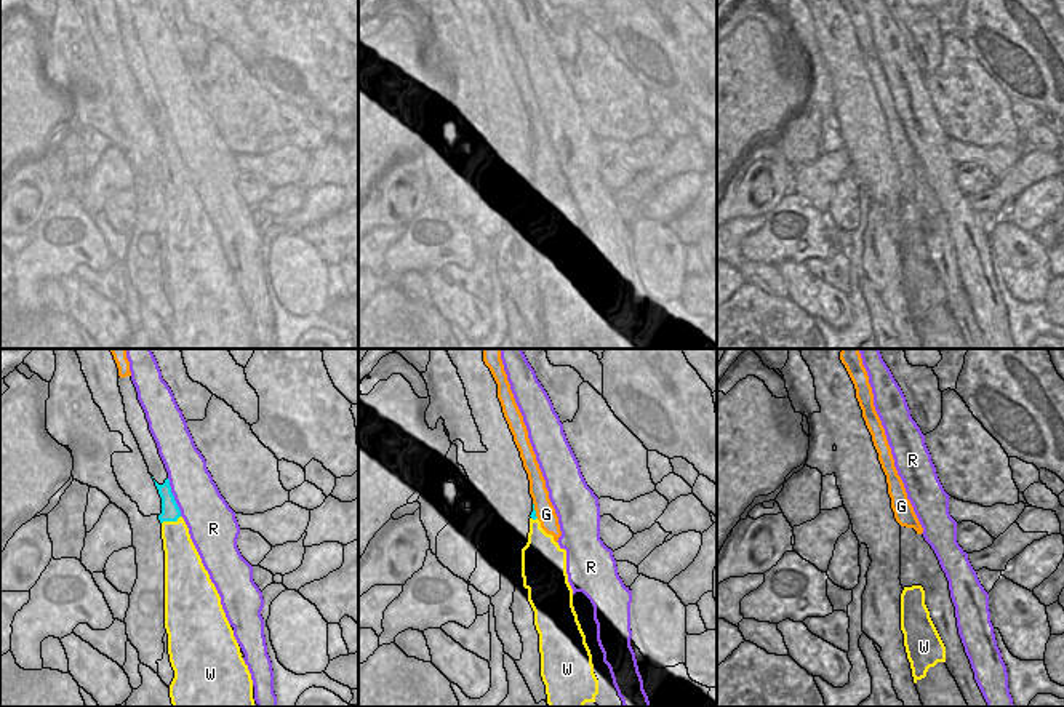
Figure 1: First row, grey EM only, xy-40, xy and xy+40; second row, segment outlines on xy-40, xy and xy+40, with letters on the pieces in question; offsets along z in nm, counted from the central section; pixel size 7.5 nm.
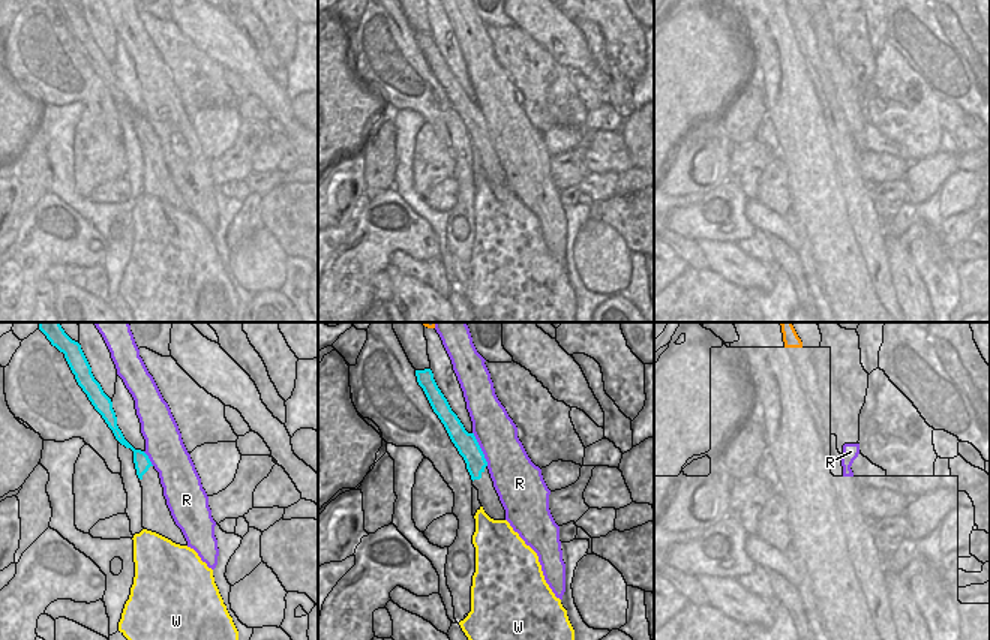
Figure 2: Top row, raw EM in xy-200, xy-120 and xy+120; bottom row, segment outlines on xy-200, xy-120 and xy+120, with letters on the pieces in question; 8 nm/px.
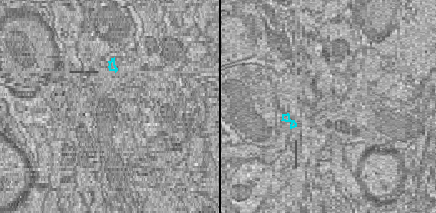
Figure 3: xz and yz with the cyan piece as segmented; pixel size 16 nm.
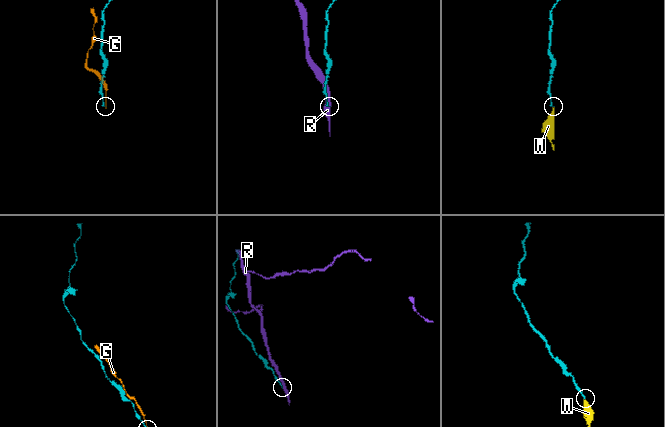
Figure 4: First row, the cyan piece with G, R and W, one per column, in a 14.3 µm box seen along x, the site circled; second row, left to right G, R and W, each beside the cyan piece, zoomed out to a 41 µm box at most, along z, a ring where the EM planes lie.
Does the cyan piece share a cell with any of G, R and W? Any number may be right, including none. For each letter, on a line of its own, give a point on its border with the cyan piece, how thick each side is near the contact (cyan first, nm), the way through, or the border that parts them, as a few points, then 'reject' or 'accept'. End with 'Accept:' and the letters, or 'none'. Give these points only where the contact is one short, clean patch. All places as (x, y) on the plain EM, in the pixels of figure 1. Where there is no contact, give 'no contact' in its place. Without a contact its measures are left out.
G: xy (535, 152) | 50/150 nm | along xy (533, 144), (538, 159) | reject
R: xy-40 (173, 139) | 140/340 nm | along xy-40 (167, 120), (181, 157) | reject
W: xy-40 (170, 162) | 140/240 nm | reject
Accept: none

